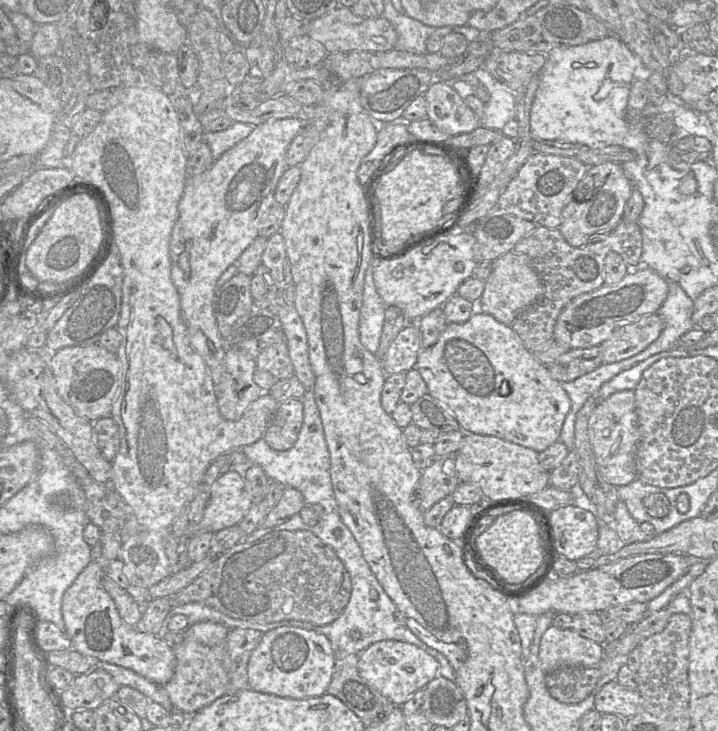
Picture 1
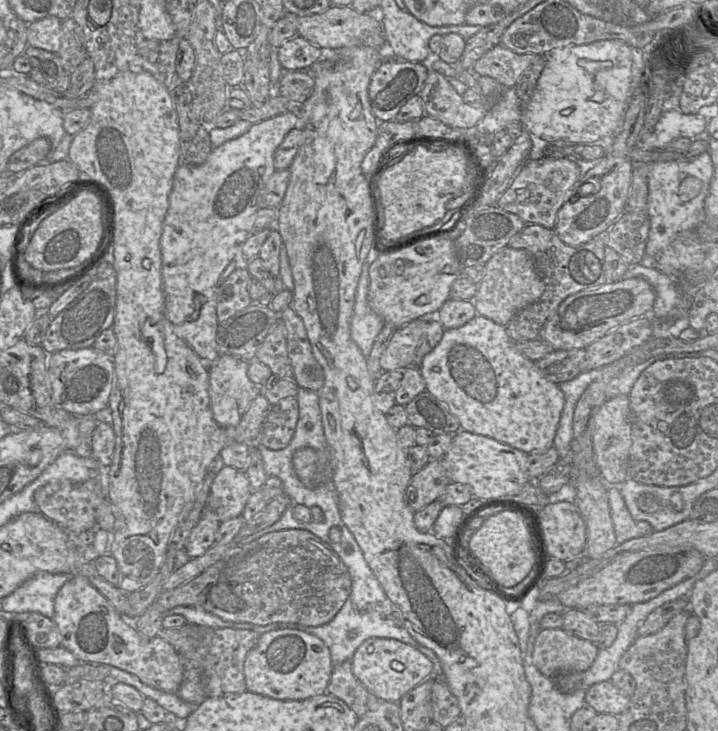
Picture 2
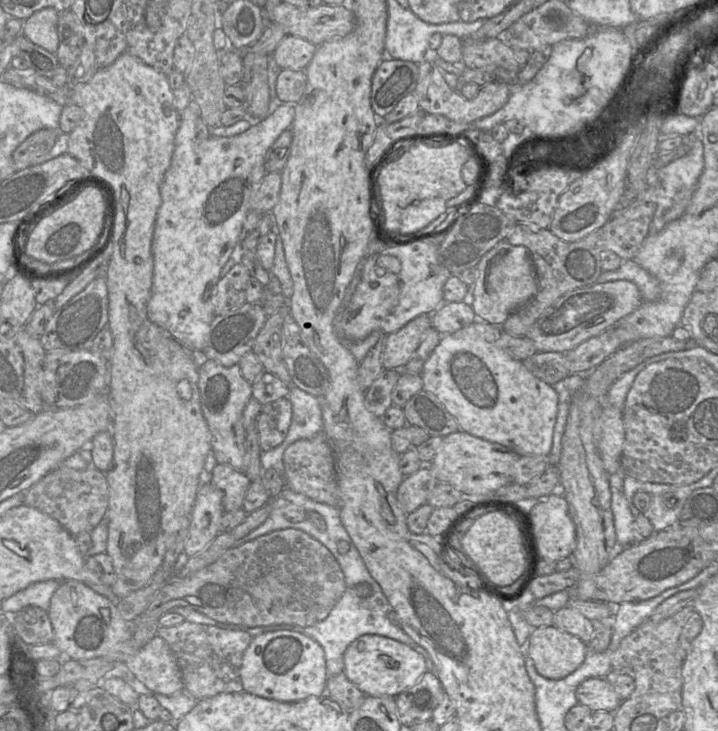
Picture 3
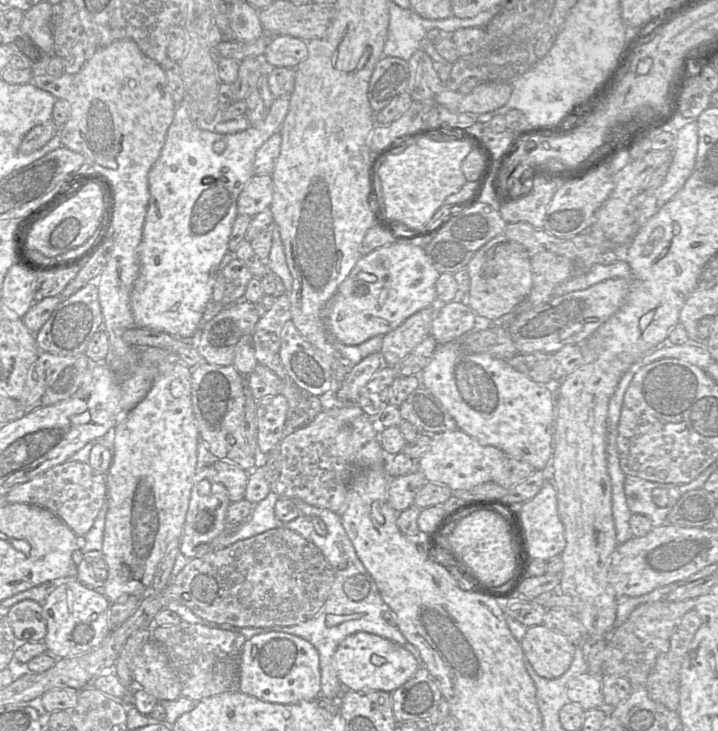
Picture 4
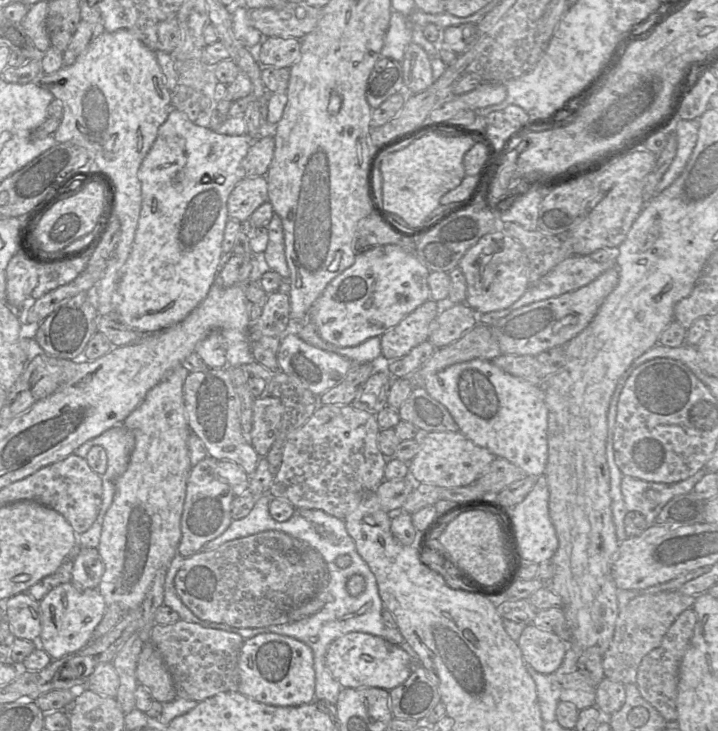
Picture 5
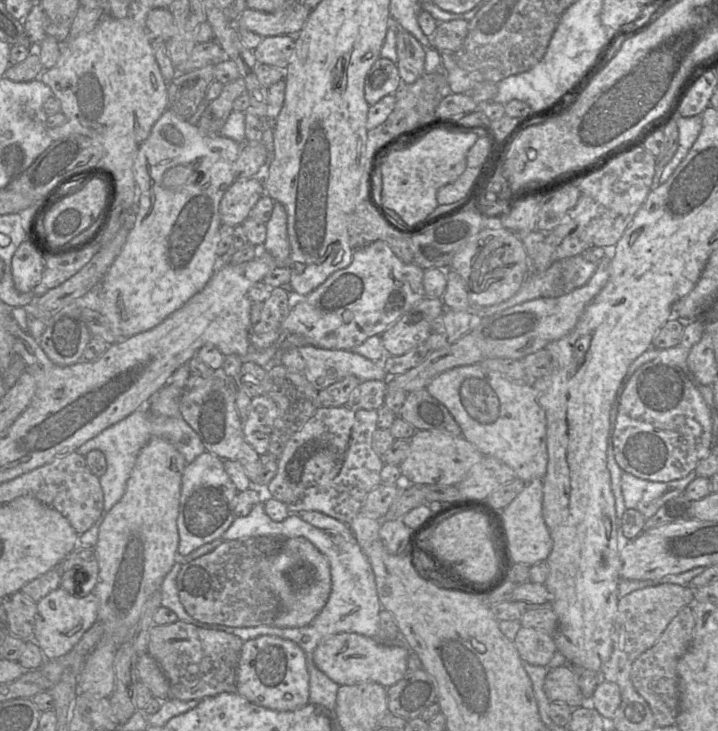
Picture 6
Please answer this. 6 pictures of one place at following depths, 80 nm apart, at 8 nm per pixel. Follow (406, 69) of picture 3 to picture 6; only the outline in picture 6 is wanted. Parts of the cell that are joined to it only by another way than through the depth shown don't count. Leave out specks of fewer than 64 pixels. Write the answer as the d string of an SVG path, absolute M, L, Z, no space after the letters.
M380 57L366 75L364 96L369 106L383 97L394 94L402 85L398 67L387 58Z

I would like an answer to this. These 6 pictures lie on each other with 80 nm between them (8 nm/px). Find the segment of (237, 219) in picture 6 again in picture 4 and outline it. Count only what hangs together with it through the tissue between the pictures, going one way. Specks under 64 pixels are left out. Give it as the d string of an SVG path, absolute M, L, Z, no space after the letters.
M254 175L237 199L239 215L253 217L269 208L273 198L271 175Z

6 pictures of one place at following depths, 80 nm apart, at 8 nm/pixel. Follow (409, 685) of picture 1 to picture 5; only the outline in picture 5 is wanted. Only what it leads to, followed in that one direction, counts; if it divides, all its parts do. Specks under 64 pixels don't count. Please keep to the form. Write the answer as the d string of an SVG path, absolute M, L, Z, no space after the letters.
M351 632L334 640L327 649L325 664L342 688L375 687L387 691L404 683L414 668L414 660L401 647L363 632Z

